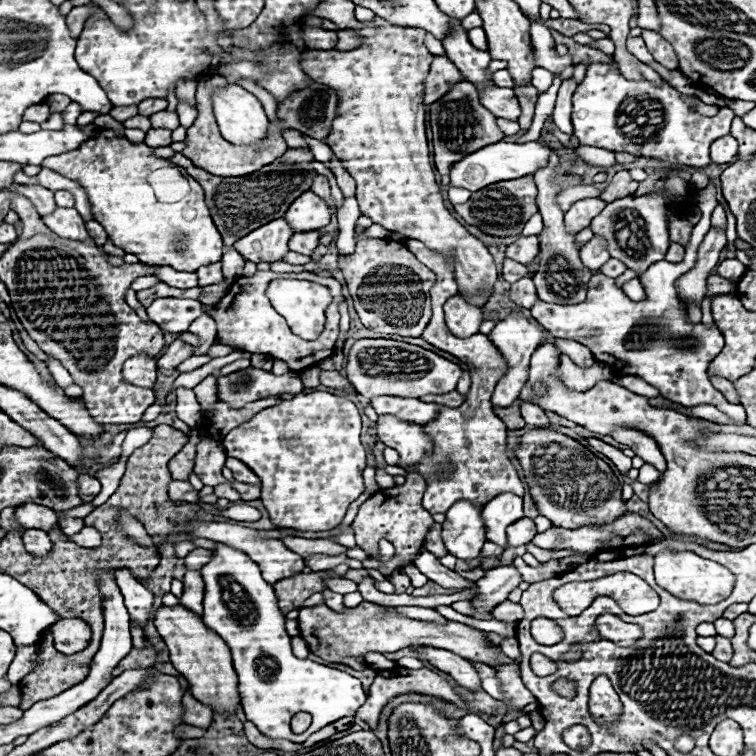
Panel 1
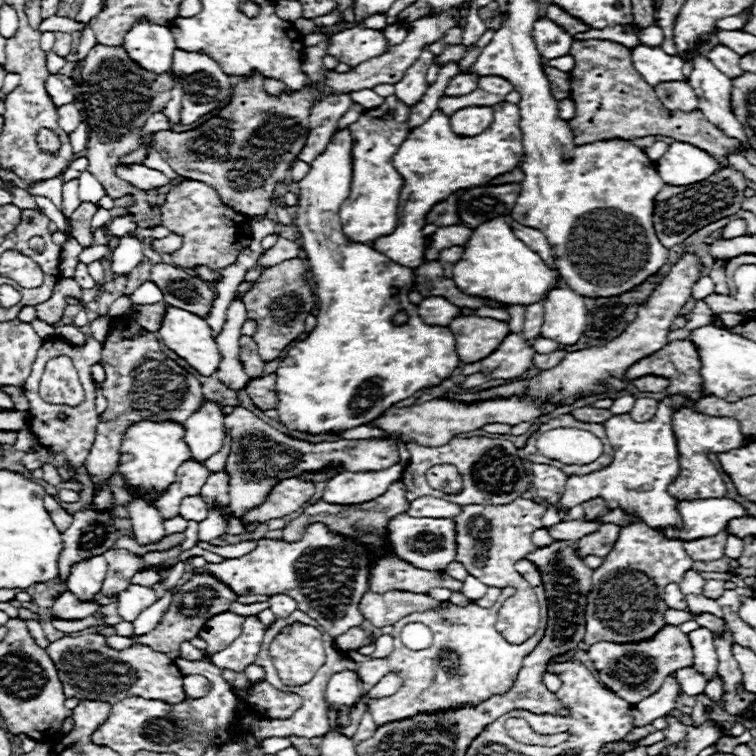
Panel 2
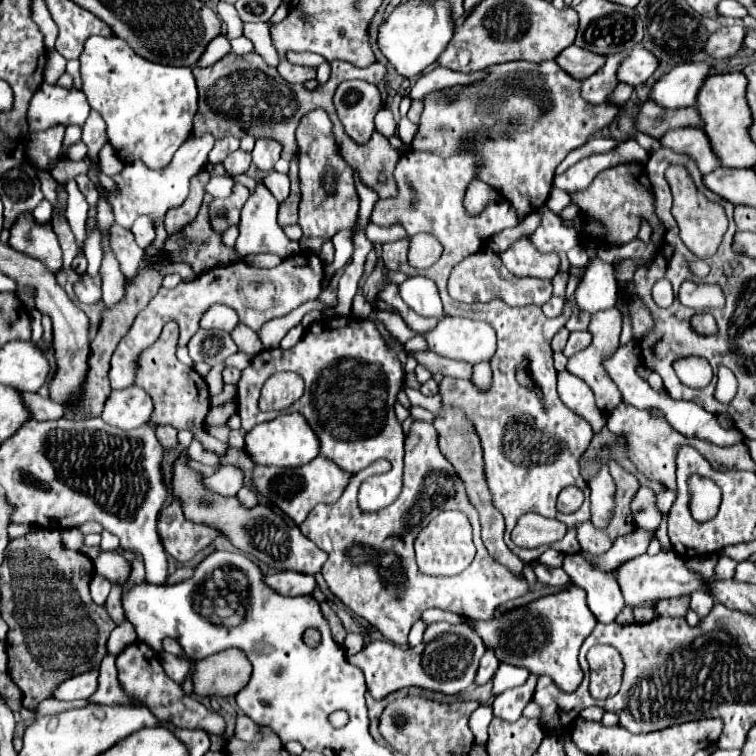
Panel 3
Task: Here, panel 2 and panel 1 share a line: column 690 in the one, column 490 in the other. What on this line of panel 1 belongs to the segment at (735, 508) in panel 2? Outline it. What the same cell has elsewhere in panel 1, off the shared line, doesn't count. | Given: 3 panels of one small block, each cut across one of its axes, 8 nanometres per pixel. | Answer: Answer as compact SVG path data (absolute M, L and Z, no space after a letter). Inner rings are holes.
M510 492L500 494L486 502L482 506L482 520L486 524L486 538L508 548L506 540L506 528L514 522L520 520L522 514L522 498L514 496Z

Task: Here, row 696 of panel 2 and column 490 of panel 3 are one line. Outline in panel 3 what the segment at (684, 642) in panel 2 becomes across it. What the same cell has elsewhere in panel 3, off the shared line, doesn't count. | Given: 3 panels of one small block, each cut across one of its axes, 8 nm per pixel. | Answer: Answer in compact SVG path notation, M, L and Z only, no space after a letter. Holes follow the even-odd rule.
M568 586L558 594L538 598L528 606L506 612L498 618L492 618L490 622L468 624L474 626L480 638L484 638L486 646L494 646L500 662L522 666L532 674L548 674L562 690L570 692L582 682L578 652L598 620L586 606L586 590L580 586Z

